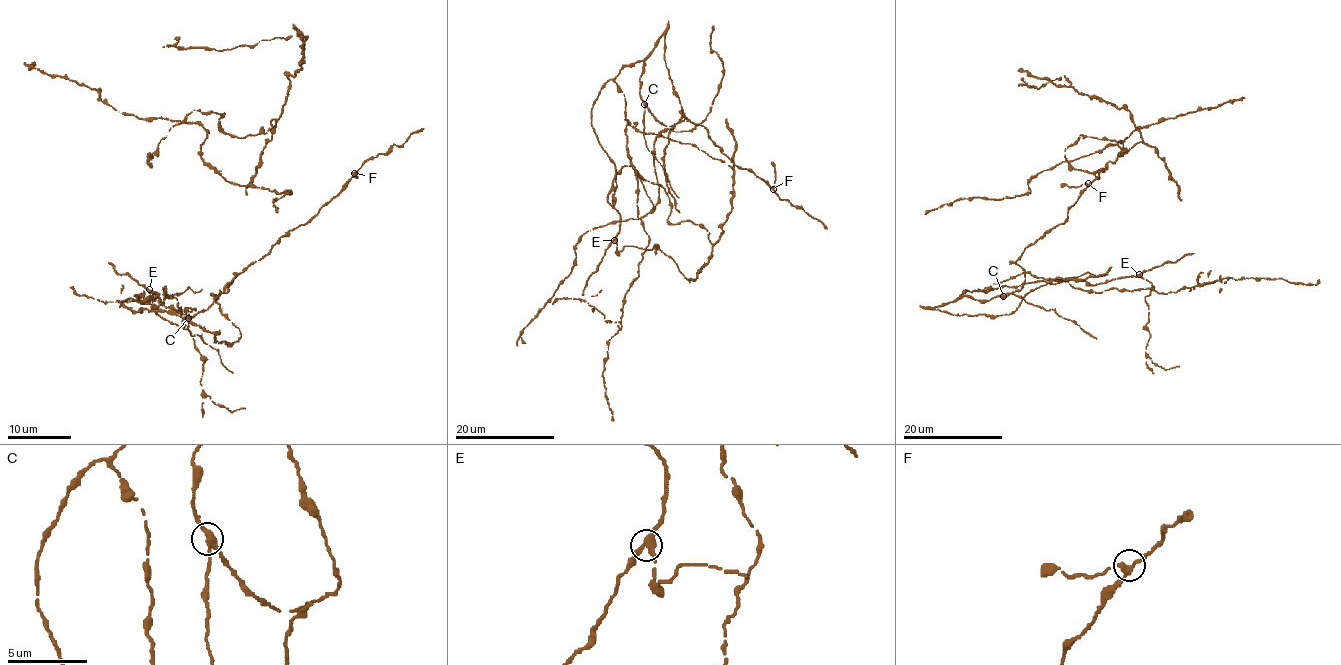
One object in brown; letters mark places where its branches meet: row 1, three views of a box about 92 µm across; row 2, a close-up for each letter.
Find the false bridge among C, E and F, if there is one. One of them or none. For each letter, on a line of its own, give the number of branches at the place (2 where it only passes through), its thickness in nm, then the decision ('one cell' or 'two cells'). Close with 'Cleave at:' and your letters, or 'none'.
C: 3 | 340 nm | one cell
E: 3 | 320 nm | one cell
F: 3 | 280 nm | one cell
Cleave at: none

